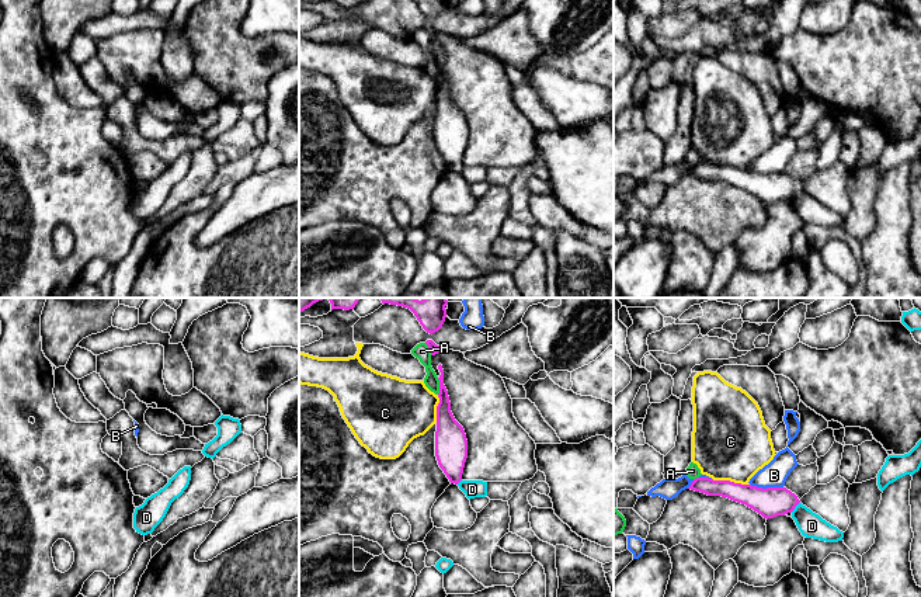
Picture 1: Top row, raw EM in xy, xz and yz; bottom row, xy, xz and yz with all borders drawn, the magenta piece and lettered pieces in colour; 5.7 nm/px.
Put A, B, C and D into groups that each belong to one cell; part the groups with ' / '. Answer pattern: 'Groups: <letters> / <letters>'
Groups: A / B / C / D

